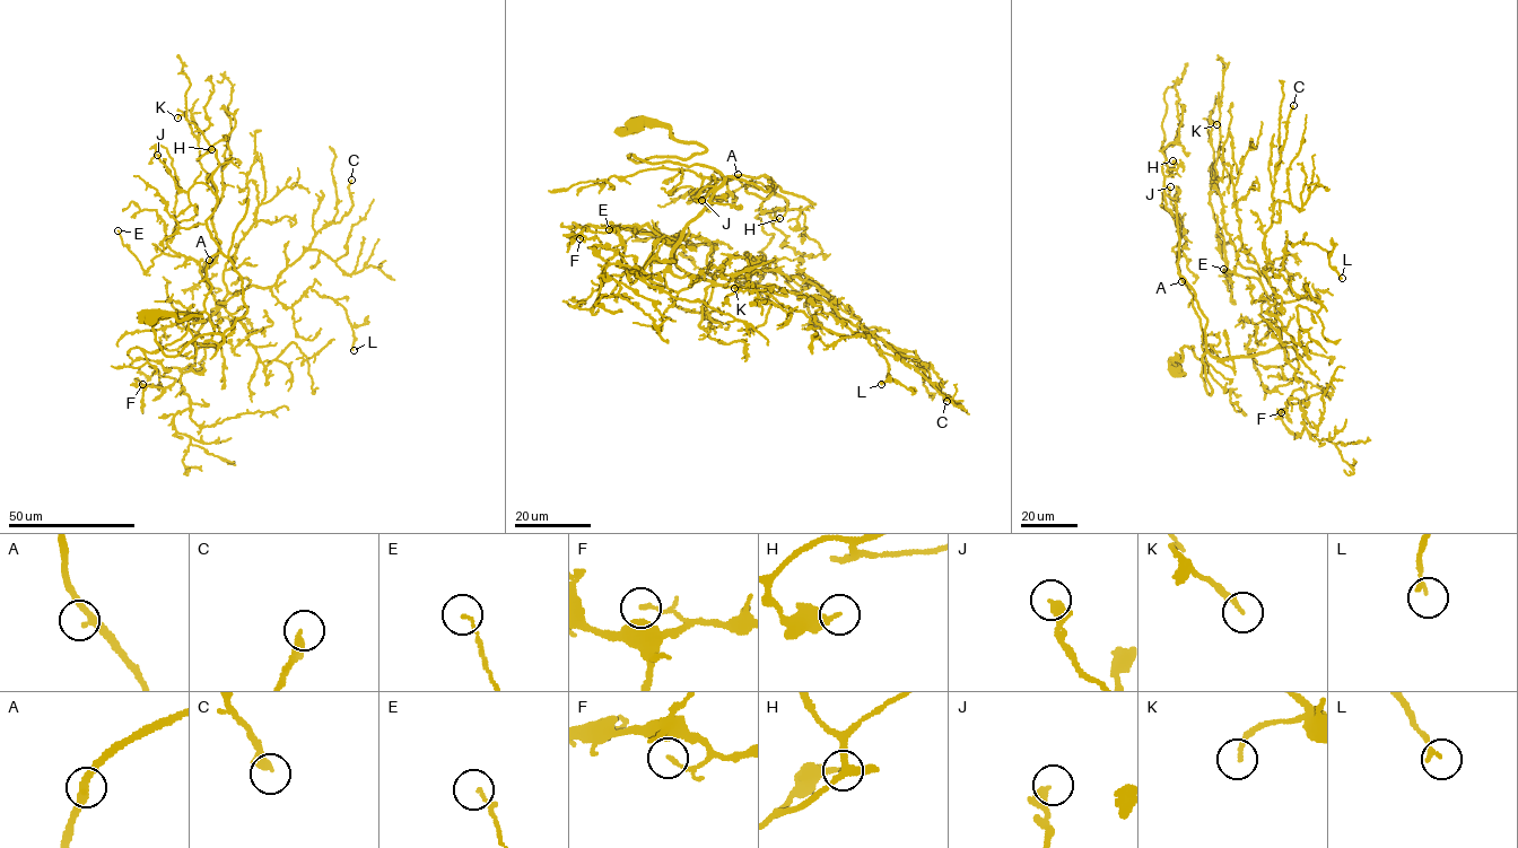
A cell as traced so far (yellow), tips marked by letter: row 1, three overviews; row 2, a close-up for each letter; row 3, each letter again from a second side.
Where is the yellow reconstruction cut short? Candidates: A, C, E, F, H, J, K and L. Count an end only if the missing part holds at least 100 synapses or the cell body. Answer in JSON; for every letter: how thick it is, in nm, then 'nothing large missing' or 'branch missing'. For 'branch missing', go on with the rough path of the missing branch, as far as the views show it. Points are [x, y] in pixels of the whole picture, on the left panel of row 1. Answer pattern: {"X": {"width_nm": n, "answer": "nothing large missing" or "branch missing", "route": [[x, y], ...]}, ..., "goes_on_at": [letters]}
{"A": {"width_nm": 240, "answer": "nothing large missing"}, "C": {"width_nm": 300, "answer": "nothing large missing"}, "E": {"width_nm": 90, "answer": "nothing large missing"}, "F": {"width_nm": 120, "answer": "nothing large missing"}, "H": {"width_nm": 280, "answer": "nothing large missing"}, "J": {"width_nm": 220, "answer": "nothing large missing"}, "K": {"width_nm": 180, "answer": "nothing large missing"}, "L": {"width_nm": 170, "answer": "nothing large missing"}, "goes_on_at": []}

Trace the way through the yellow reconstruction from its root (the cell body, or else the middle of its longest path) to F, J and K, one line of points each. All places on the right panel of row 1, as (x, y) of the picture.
F: (1175, 369), (1193, 347), (1210, 394), (1205, 353), (1228, 360), (1291, 347), (1305, 387), (1281, 412)
J: (1175, 369), (1193, 347), (1210, 394), (1207, 318), (1178, 273), (1179, 221), (1160, 206), (1178, 216), (1170, 186)
K: (1175, 369), (1193, 347), (1210, 394), (1202, 356), (1249, 357), (1281, 338), (1226, 229), (1216, 124)

